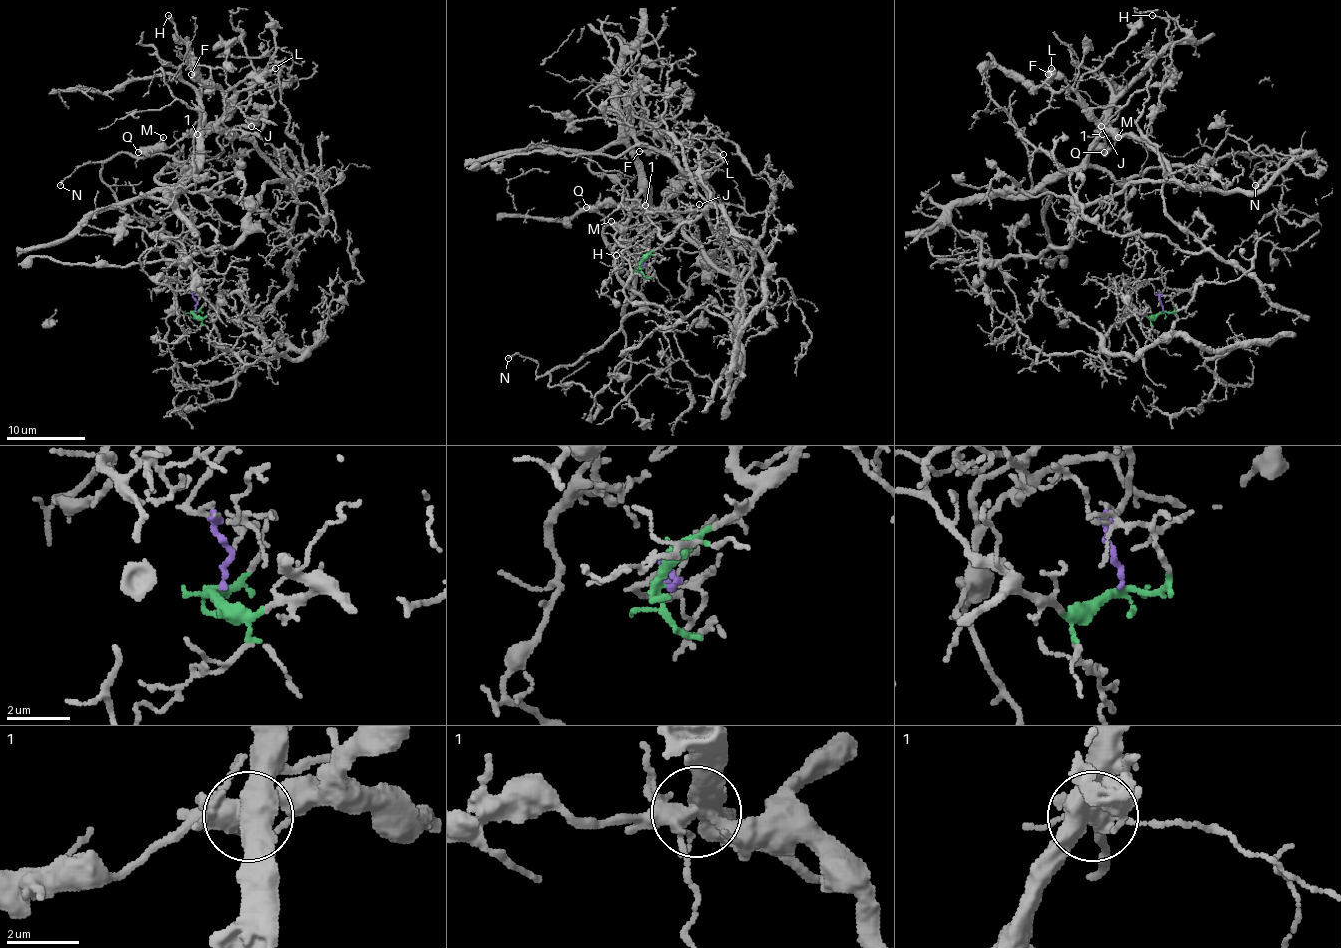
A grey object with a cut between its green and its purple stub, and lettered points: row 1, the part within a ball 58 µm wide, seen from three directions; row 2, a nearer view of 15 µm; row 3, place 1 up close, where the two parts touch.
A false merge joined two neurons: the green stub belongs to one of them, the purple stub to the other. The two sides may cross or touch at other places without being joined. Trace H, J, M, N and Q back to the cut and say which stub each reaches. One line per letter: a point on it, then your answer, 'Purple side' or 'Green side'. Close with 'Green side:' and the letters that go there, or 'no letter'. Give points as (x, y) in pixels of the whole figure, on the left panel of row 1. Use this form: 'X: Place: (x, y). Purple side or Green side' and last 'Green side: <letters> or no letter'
H: Place: (168, 15). Purple side
J: Place: (251, 126). Purple side
M: Place: (163, 137). Green side
N: Place: (60, 185). Purple side
Q: Place: (138, 152). Green side
Green side: M, Q

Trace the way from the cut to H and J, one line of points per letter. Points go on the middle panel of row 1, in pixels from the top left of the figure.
H: (642, 265), (662, 259), (629, 225), (642, 191), (648, 243), (633, 272), (621, 270), (617, 255)
J: (642, 265), (662, 259), (629, 225), (642, 191), (676, 221), (694, 221), (700, 203)

